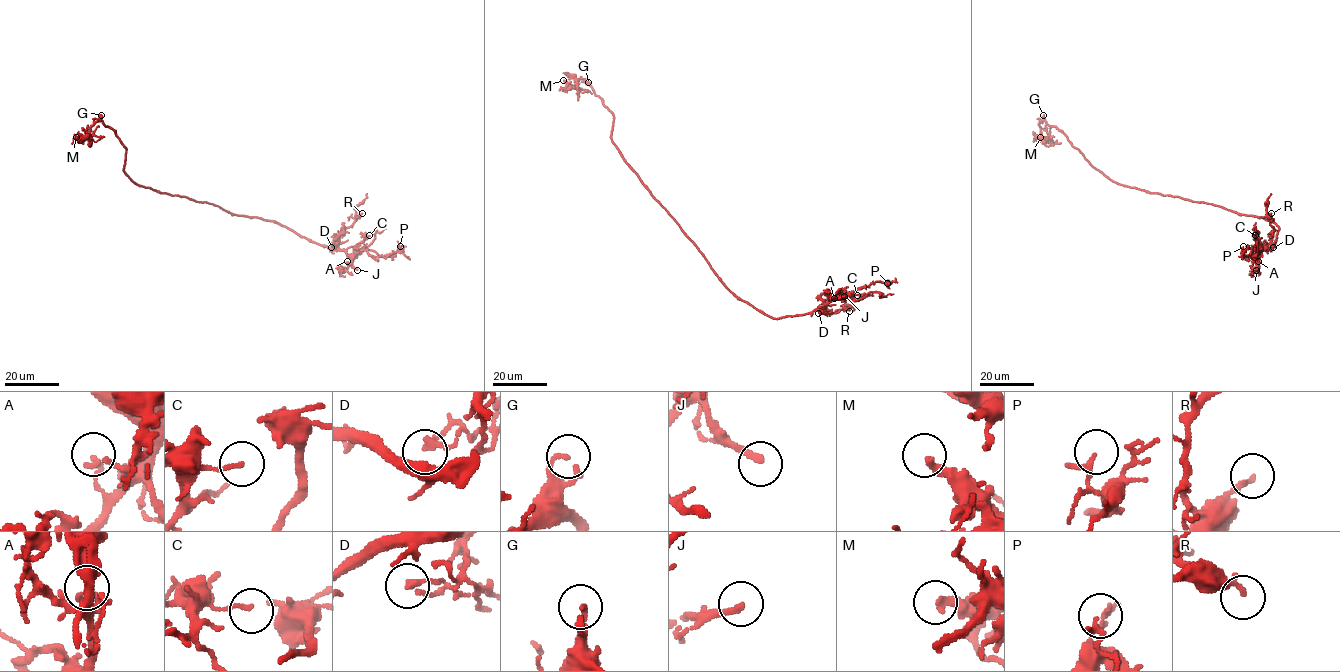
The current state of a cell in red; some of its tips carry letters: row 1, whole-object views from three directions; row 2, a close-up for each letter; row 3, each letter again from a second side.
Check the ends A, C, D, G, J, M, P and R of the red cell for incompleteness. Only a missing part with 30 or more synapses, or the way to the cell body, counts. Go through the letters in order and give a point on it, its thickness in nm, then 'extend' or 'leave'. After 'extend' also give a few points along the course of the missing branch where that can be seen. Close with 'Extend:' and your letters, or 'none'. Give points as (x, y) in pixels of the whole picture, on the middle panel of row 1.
A: at (834, 298); 170 nm thick; leave
C: at (857, 295); 90 nm thick; leave
D: at (818, 313); 180 nm thick; leave
G: at (588, 82); 140 nm thick; leave
J: at (844, 296); 240 nm thick; extend; missing branch runs (844, 296), (866, 283), (883, 283), (904, 266), (910, 267)
M: at (563, 80); 280 nm thick; leave
P: at (887, 283); 170 nm thick; leave
R: at (849, 311); 170 nm thick; leave
Extend: J

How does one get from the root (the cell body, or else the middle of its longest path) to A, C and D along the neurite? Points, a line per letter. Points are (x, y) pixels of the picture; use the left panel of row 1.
A: (200, 202), (212, 203), (233, 214), (274, 220), (311, 241), (342, 249), (351, 259), (349, 265), (347, 261)
C: (200, 202), (212, 203), (233, 214), (274, 220), (330, 248), (345, 250), (369, 235)
D: (200, 202), (212, 203), (233, 214), (274, 220), (311, 241), (331, 247)

